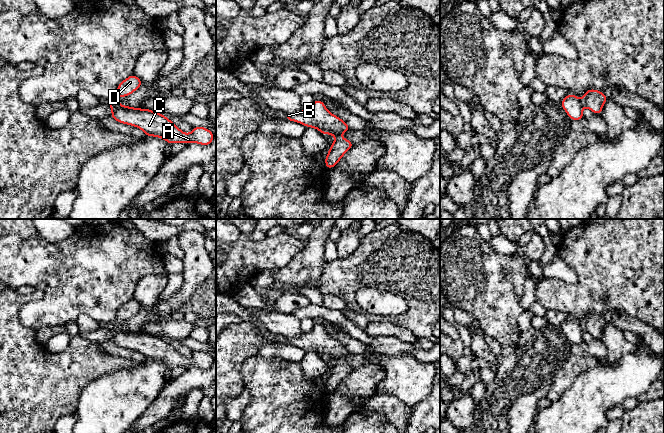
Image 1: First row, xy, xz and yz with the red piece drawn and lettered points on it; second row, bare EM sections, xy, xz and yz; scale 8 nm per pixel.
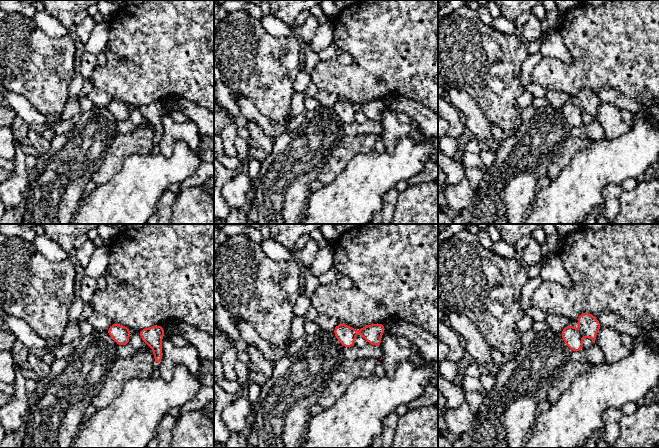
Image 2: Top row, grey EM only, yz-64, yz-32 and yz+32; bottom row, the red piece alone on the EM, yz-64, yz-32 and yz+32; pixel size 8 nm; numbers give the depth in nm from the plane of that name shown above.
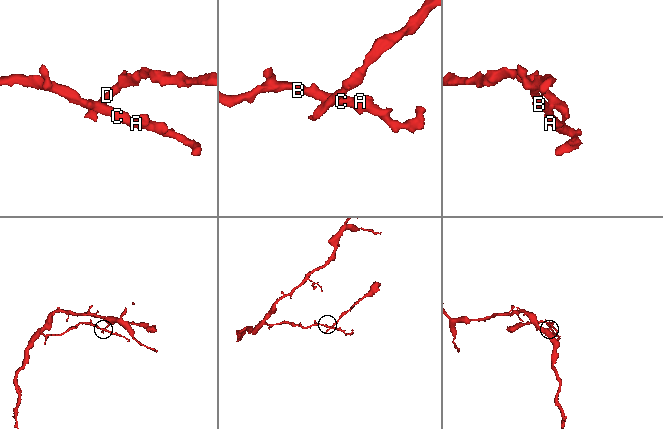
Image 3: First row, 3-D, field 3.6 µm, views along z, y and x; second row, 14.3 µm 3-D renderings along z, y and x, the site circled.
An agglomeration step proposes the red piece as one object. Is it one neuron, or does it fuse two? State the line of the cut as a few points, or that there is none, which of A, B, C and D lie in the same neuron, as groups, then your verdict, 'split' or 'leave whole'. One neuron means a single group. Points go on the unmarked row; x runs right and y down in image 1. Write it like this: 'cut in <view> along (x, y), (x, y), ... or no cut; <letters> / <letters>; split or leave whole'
cut in yz along (582, 323), (584, 328); A B C / D; split

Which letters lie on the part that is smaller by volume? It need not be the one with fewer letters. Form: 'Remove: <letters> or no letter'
Remove: D

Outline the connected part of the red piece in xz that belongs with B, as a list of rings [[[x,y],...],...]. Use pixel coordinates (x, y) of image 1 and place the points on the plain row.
[[[316,323],[310,332],[300,337],[285,337],[288,345],[296,345],[307,351],[318,353],[322,358],[331,358],[336,362],[351,354],[339,341],[331,338],[321,324]]]

